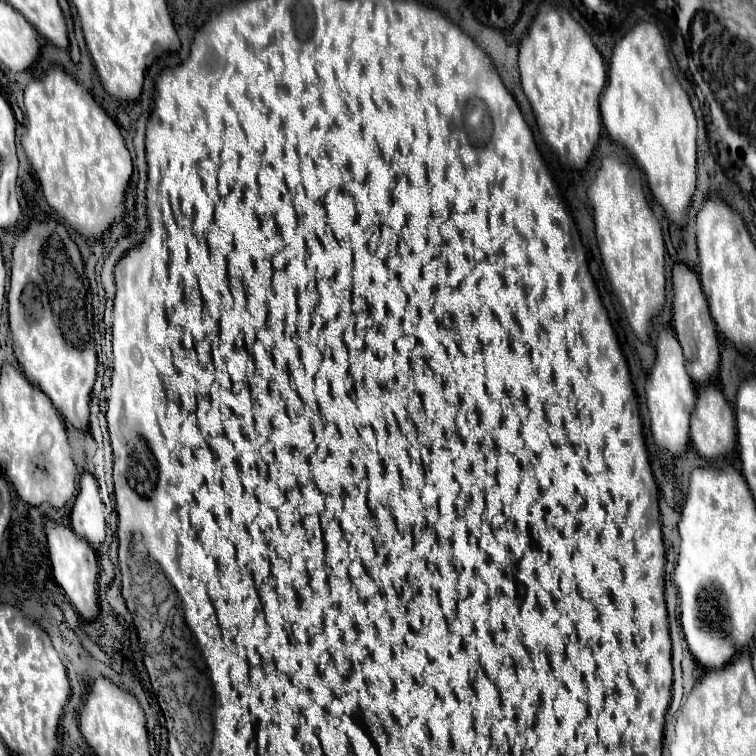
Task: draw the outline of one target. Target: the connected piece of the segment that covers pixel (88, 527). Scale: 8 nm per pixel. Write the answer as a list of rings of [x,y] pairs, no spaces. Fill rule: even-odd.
[[[82,472],[80,490],[72,506],[70,526],[78,536],[84,536],[94,548],[106,538],[104,502],[100,498],[98,482],[90,472]]]

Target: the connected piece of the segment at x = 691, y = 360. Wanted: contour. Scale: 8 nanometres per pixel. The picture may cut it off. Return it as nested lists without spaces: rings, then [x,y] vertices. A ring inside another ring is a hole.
[[[676,264],[672,268],[672,292],[674,292],[672,326],[674,326],[676,338],[684,350],[684,356],[686,356],[686,370],[696,384],[708,382],[710,378],[714,378],[718,364],[720,364],[720,352],[718,352],[720,344],[718,344],[716,324],[710,316],[708,302],[704,298],[698,274],[686,264]]]

